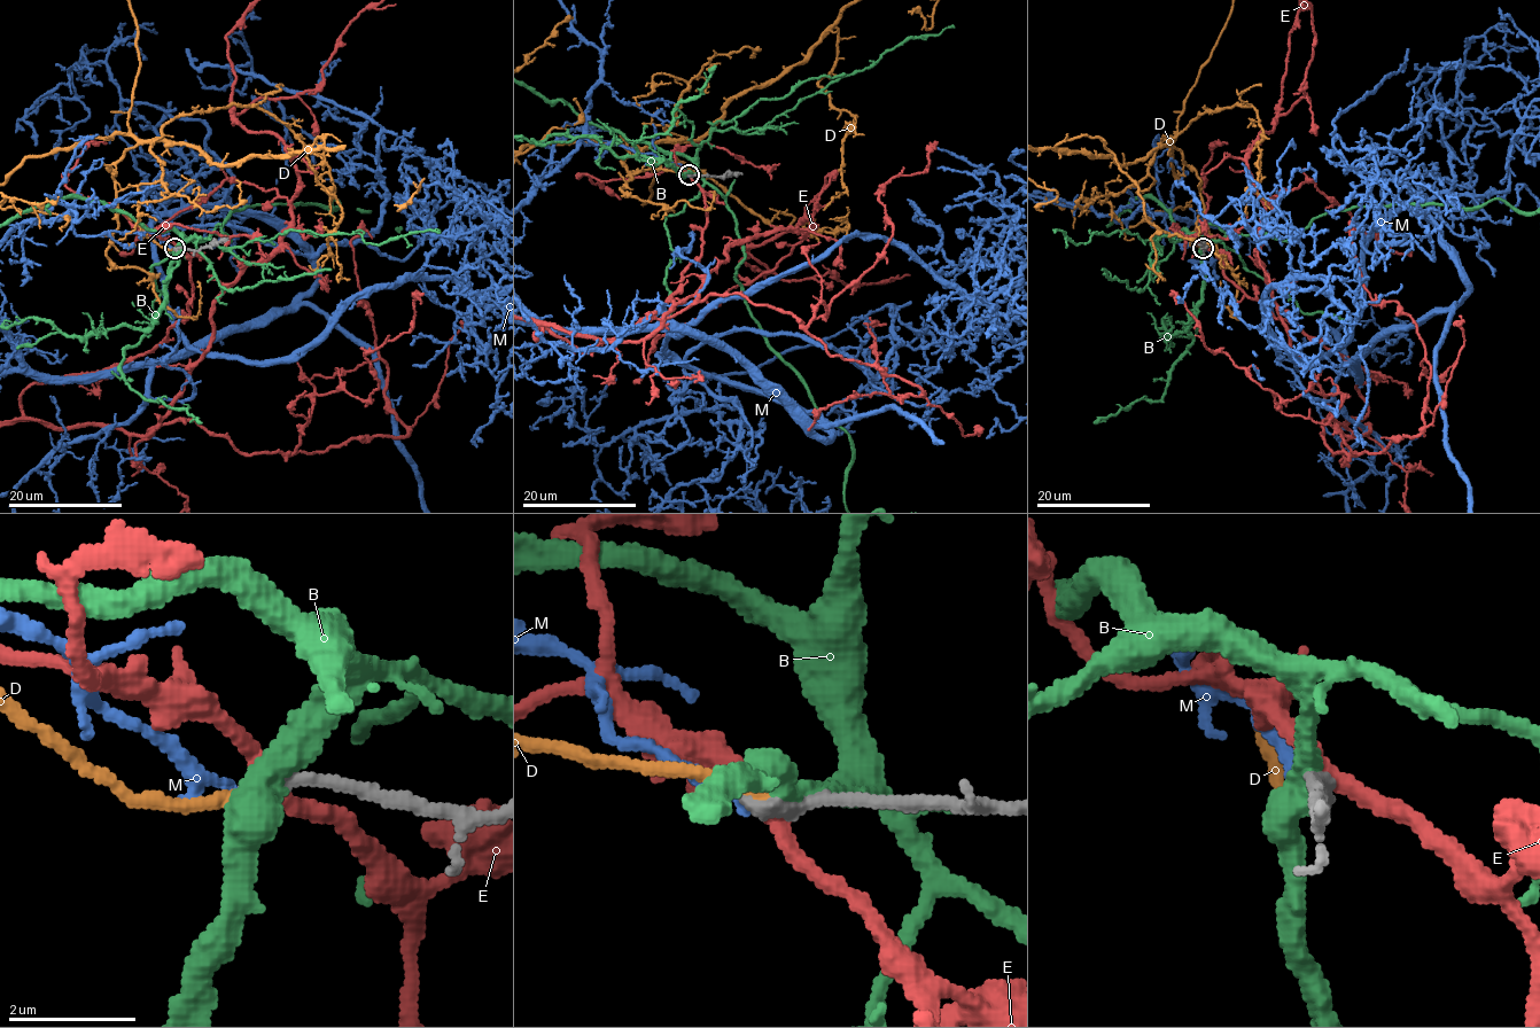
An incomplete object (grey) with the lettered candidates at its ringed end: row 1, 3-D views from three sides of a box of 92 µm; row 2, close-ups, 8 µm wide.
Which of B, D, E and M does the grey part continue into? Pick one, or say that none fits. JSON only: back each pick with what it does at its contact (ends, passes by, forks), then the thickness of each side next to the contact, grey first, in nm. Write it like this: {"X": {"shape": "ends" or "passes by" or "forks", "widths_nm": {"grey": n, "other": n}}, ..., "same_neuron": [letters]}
{"D": {"shape": "ends", "widths_nm": {"grey": 360, "other": 240}}, "same_neuron": ["D"]}

